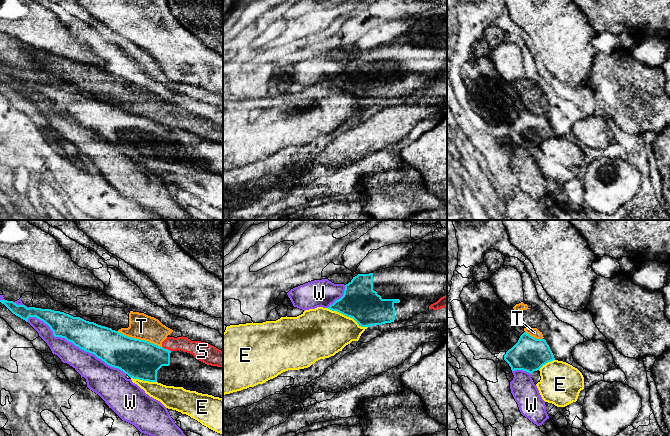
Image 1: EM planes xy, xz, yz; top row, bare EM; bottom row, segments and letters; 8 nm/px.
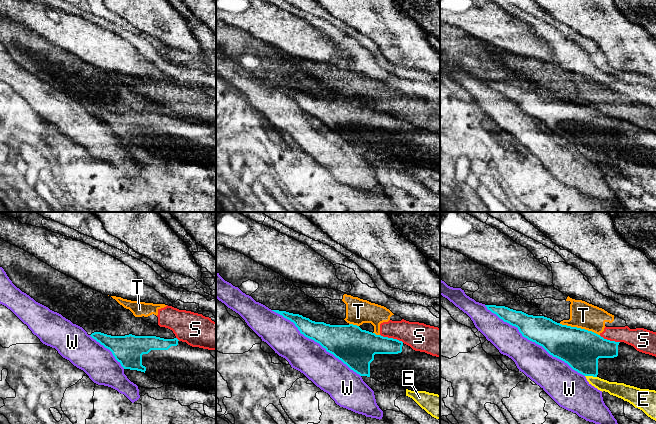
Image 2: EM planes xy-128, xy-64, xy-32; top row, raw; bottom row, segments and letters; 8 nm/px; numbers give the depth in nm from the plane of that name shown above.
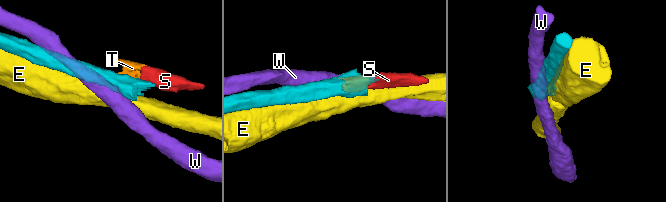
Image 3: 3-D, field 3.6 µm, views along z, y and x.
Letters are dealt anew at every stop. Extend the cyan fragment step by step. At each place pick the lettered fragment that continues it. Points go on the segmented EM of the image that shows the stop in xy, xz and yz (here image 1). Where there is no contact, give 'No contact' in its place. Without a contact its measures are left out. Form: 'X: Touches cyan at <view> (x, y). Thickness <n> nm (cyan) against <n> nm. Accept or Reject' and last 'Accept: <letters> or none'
E: Touches cyan at xz (347, 316). Thickness 280 nm (cyan) against 400 nm. Reject
S: Touches cyan at xy (166, 349). Thickness 320 nm (cyan) against 130 nm. Reject
T: Touches cyan at xy (139, 339). Thickness 320 nm (cyan) against 200 nm. Reject
W: Touches cyan at xy (75, 345). Thickness 260 nm (cyan) against 200 nm. Reject
Accept: none

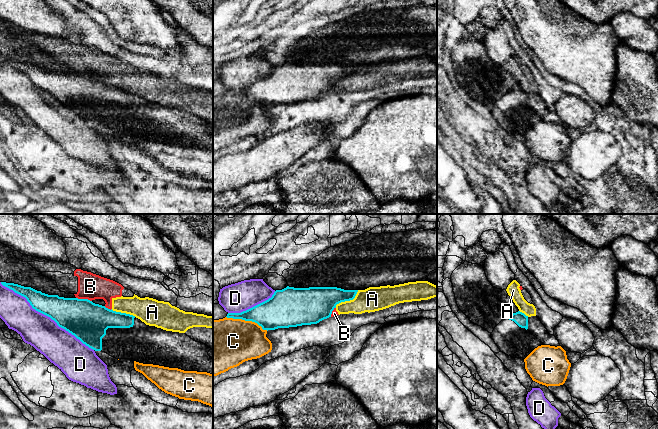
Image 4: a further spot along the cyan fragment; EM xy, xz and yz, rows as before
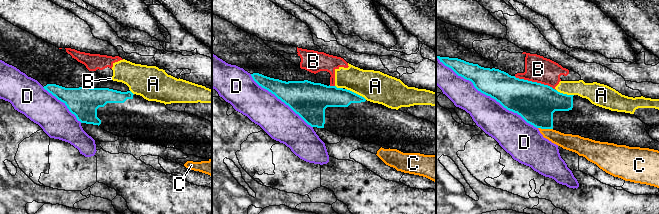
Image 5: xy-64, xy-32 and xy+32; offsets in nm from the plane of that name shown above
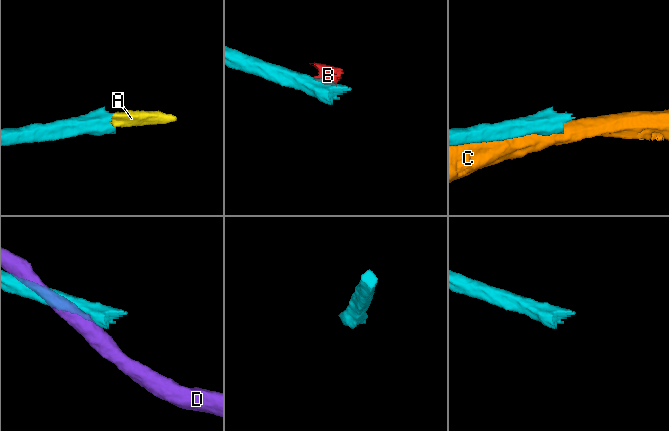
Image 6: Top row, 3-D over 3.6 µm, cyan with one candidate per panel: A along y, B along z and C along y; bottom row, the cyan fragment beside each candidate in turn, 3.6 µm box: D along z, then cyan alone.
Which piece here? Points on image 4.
A: Touches cyan at xz (347, 300). Thickness 280 nm (cyan) against 200 nm. Reject
B: Touches cyan at xy (84, 299). Thickness 320 nm (cyan) against 200 nm. Reject
C: Touches cyan at xz (247, 320). Thickness 260 nm (cyan) against 400 nm. Reject
D: Touches cyan at xy (46, 315). Thickness 280 nm (cyan) against 280 nm. Reject
Accept: none

